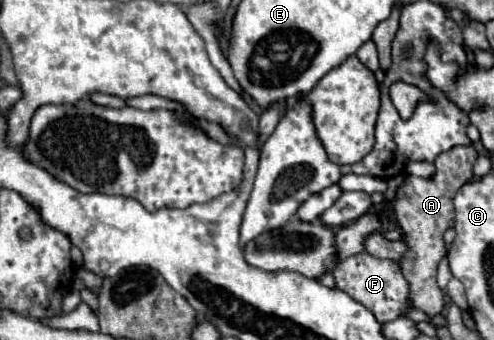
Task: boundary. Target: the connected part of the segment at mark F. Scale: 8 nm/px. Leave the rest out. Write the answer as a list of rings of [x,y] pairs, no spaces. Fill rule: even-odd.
[[[360,253],[360,255],[352,255],[352,257],[344,259],[342,263],[338,263],[334,267],[332,275],[336,279],[336,287],[340,291],[348,293],[358,303],[362,303],[368,311],[372,311],[378,323],[392,321],[392,319],[400,317],[410,307],[410,303],[408,303],[408,283],[406,283],[396,261],[376,259],[368,253]]]

